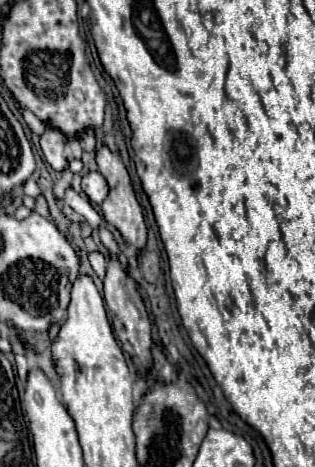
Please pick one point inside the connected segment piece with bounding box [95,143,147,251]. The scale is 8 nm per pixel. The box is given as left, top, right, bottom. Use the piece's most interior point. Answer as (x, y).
(121, 208)

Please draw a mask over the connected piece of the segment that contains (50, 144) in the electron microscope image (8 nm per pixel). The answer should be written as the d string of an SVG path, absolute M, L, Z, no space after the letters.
M47 127L45 133L40 137L41 151L45 161L55 169L55 171L65 171L69 169L69 161L65 157L65 147L67 147L67 137L60 130Z

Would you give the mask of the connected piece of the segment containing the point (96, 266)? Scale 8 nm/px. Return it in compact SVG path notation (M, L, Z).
M91 253L91 255L89 255L89 261L91 261L91 267L93 267L93 271L97 273L97 277L99 277L99 279L105 279L105 265L107 265L105 257L103 257L101 253Z

